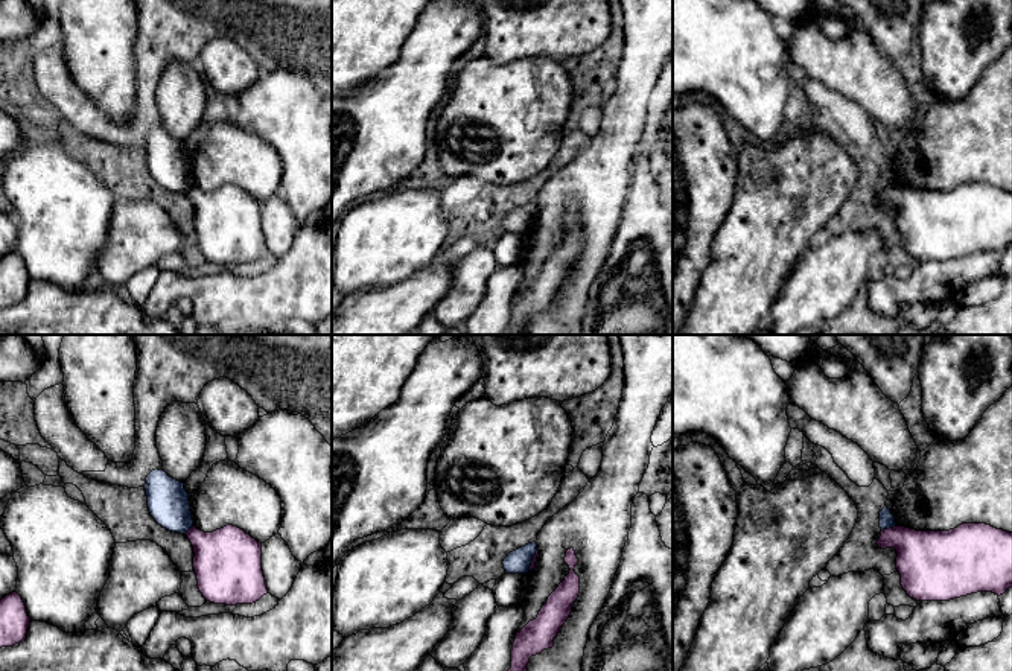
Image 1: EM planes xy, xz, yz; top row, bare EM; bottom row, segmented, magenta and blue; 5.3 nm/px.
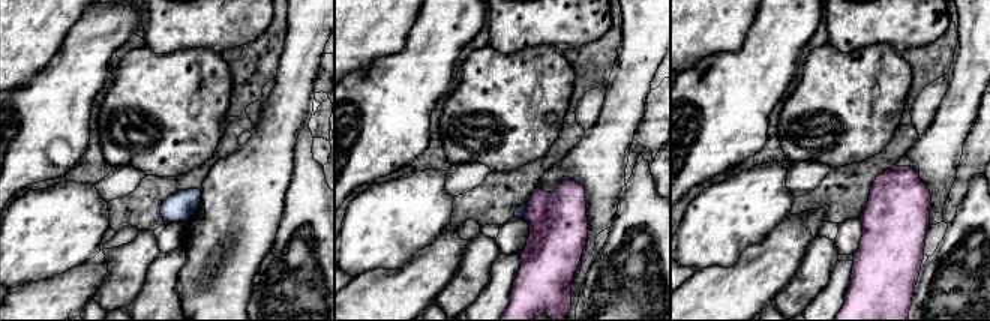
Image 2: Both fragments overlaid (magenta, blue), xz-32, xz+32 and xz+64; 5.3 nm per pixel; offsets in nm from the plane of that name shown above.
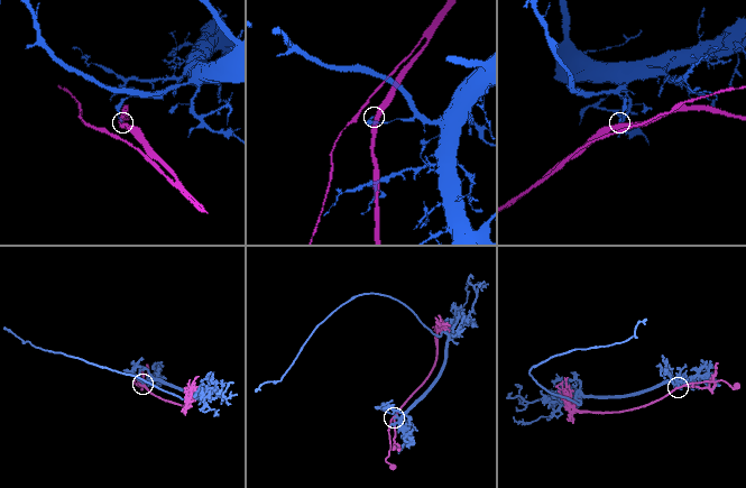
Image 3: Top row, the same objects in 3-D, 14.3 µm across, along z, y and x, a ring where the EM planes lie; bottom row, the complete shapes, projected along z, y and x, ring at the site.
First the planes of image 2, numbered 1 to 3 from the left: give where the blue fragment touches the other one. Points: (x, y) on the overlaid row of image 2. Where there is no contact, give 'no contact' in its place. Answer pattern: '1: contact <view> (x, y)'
1: no contact
2: contact xz+32 (527, 209)
3: no contact

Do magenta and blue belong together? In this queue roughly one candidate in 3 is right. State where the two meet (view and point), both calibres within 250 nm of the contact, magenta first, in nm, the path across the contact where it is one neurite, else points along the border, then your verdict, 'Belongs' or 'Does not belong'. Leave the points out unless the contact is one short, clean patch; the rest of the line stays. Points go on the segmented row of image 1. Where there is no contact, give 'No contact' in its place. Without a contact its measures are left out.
Touches magenta at yz (889, 528). Thickness 300 nm (magenta) against 80 nm. Boundary: yz (895, 525), (881, 531). Does not belong

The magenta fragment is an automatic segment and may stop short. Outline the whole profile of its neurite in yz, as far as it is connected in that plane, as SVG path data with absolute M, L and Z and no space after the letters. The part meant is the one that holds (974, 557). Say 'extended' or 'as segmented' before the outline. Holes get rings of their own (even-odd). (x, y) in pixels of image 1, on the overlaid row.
as segmented; M962 523L950 531L883 529L878 548L895 548L901 586L916 601L950 601L977 592L1003 595L1012 587L1012 533L986 523Z

